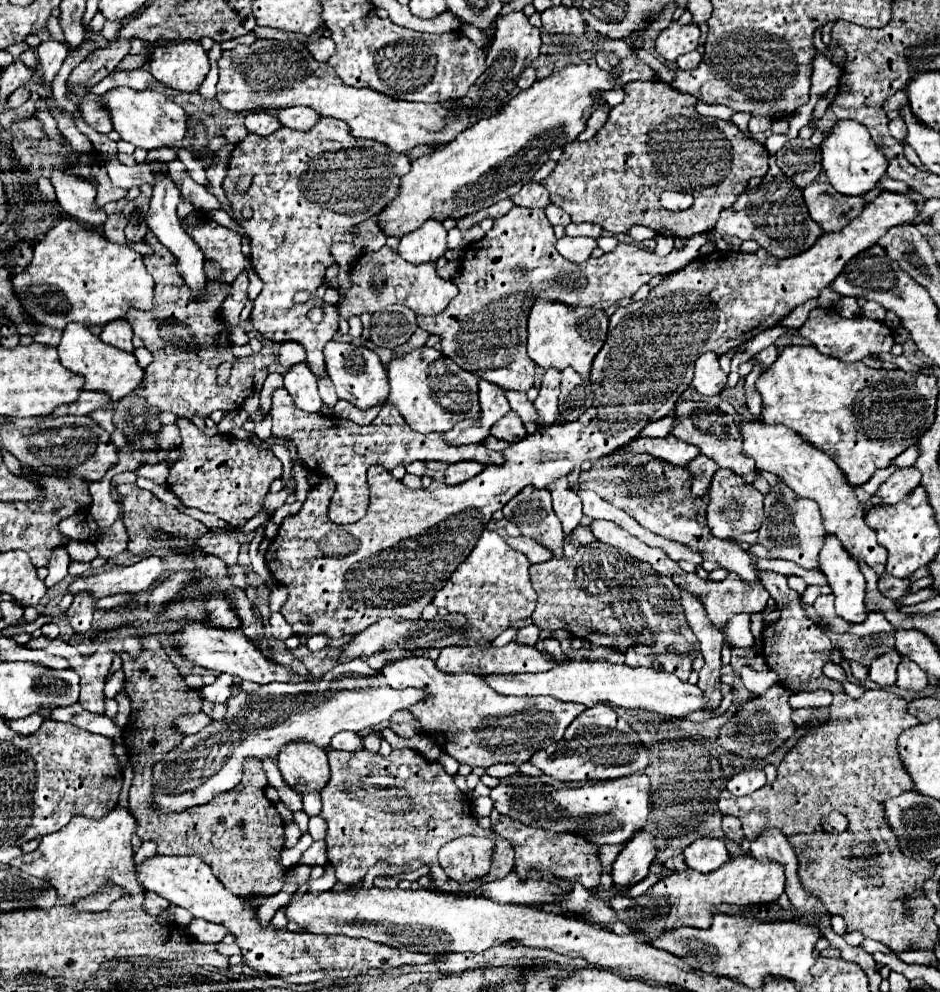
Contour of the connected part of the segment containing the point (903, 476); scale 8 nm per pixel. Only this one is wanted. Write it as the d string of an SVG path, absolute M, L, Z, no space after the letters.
M908 467L894 471L894 475L890 475L890 479L878 489L876 495L882 497L882 503L894 505L900 499L904 499L908 493L912 493L912 487L918 485L920 485L920 471L916 471L916 467Z

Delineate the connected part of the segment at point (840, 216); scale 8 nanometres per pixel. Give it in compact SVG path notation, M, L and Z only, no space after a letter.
M810 183L804 187L802 195L808 213L826 233L840 231L840 227L846 227L866 207L864 197L840 195L830 183Z

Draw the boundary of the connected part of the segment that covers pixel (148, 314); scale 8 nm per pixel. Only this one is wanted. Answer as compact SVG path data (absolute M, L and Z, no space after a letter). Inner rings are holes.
M146 231L142 241L152 247L152 255L144 255L144 265L154 277L154 309L130 309L126 319L130 321L134 333L144 341L144 347L150 349L154 361L144 369L146 375L142 379L142 387L138 387L134 393L140 395L140 399L144 399L148 405L158 407L160 411L170 411L184 419L192 419L194 415L208 419L216 409L240 409L246 397L254 391L254 373L274 361L272 349L264 345L260 353L250 357L234 357L230 351L232 343L228 327L222 319L218 319L228 285L220 283L212 291L206 287L198 293L198 297L194 297L192 289L176 271L174 255L158 243L152 231ZM222 361L232 361L232 375L226 387L216 385L216 367Z

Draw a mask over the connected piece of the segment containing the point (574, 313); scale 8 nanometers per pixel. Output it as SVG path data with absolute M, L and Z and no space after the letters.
M536 299L528 315L528 355L540 367L576 369L582 377L590 375L590 365L608 331L608 315L598 307L568 307L566 303L552 303Z

